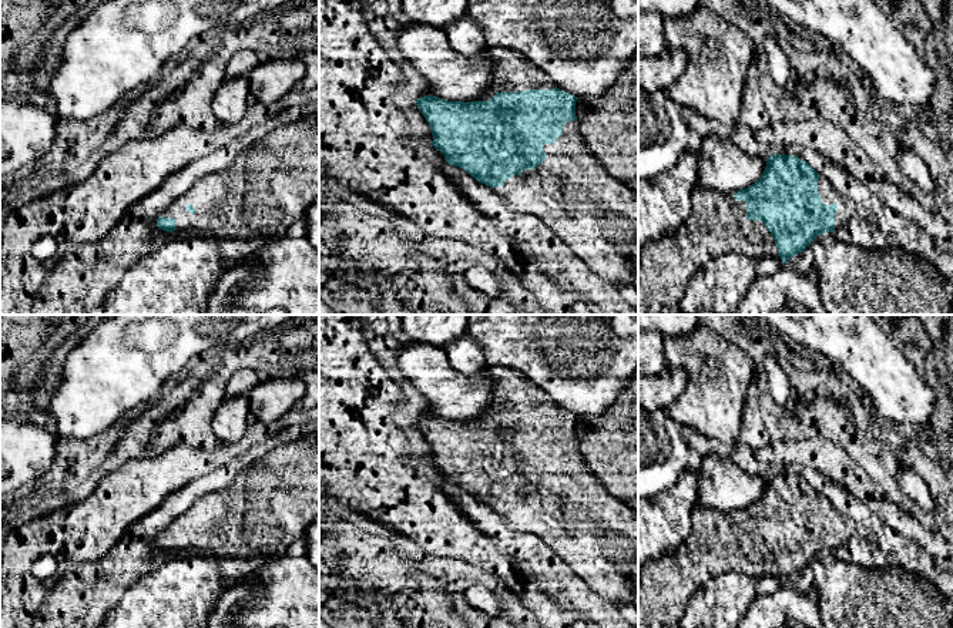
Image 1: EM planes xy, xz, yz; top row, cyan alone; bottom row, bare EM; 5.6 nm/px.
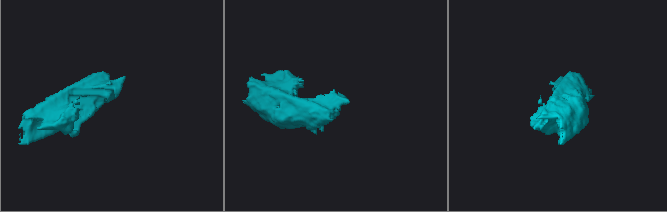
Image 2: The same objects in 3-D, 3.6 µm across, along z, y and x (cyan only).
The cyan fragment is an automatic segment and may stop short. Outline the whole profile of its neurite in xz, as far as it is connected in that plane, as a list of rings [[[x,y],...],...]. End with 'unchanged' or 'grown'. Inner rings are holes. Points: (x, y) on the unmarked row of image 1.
[[[486,366],[493,377],[491,407],[479,420],[446,420],[434,414],[425,414],[416,420],[417,427],[430,444],[433,454],[432,464],[440,470],[446,481],[464,488],[479,501],[491,506],[506,521],[509,528],[527,533],[543,540],[553,551],[556,551],[570,567],[580,575],[590,590],[613,605],[635,605],[638,607],[638,513],[632,506],[611,496],[595,478],[595,476],[585,467],[578,450],[578,441],[576,436],[577,416],[557,407],[551,397],[543,392],[536,383],[516,369],[507,369],[504,366]]]; grown

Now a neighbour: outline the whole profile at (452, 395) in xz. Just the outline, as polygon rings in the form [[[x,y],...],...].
[[[409,340],[400,343],[396,365],[410,382],[413,390],[426,399],[432,413],[446,420],[479,420],[491,407],[493,377],[484,367],[474,375],[464,375],[454,369],[442,347]]]

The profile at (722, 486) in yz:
[[[708,454],[698,470],[697,504],[719,511],[745,508],[761,497],[766,478],[744,471],[728,456]]]

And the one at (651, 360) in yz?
[[[638,329],[638,377],[660,375],[665,366],[664,336]]]

